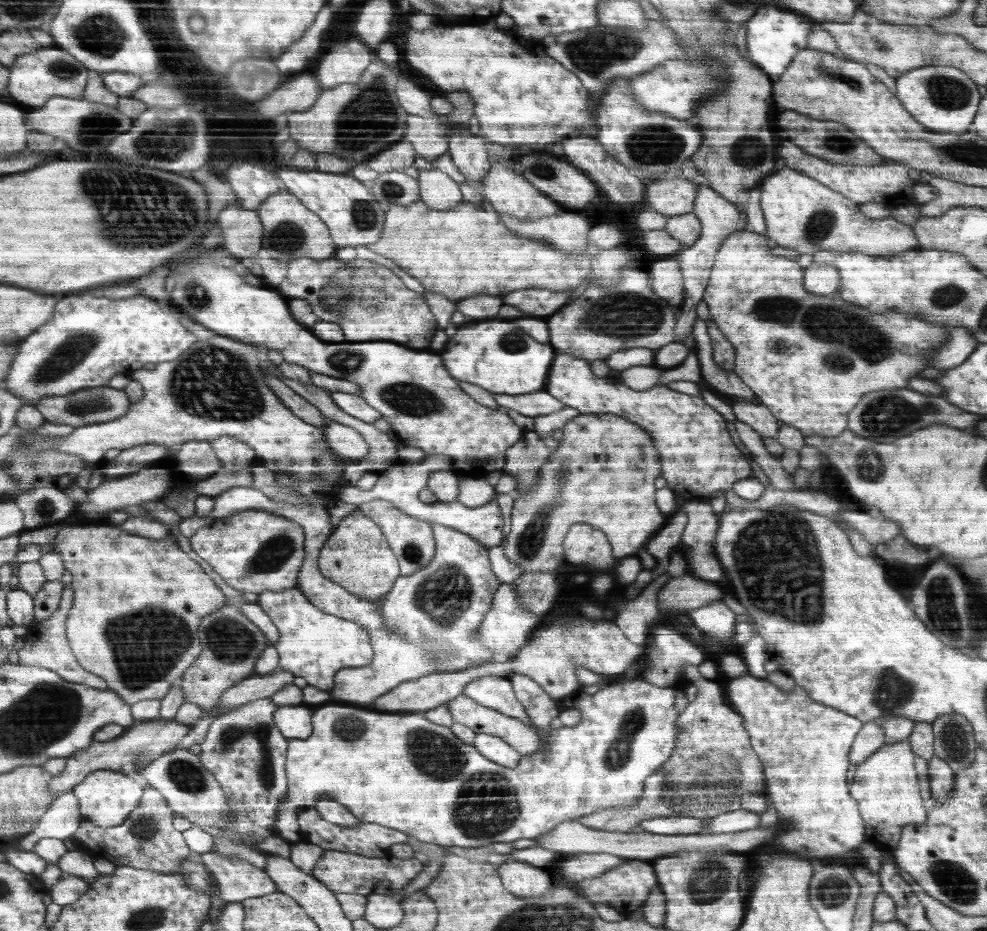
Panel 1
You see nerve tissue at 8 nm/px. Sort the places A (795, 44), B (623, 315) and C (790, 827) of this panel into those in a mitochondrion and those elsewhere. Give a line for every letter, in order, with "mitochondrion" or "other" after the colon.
A: other
B: mitochondrion
C: other

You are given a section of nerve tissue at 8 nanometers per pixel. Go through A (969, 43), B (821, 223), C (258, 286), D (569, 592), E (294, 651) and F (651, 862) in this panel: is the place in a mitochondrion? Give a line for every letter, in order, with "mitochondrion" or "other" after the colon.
A: other
B: mitochondrion
C: other
D: other
E: other
F: other

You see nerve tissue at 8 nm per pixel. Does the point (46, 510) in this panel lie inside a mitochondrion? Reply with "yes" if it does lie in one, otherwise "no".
yes

